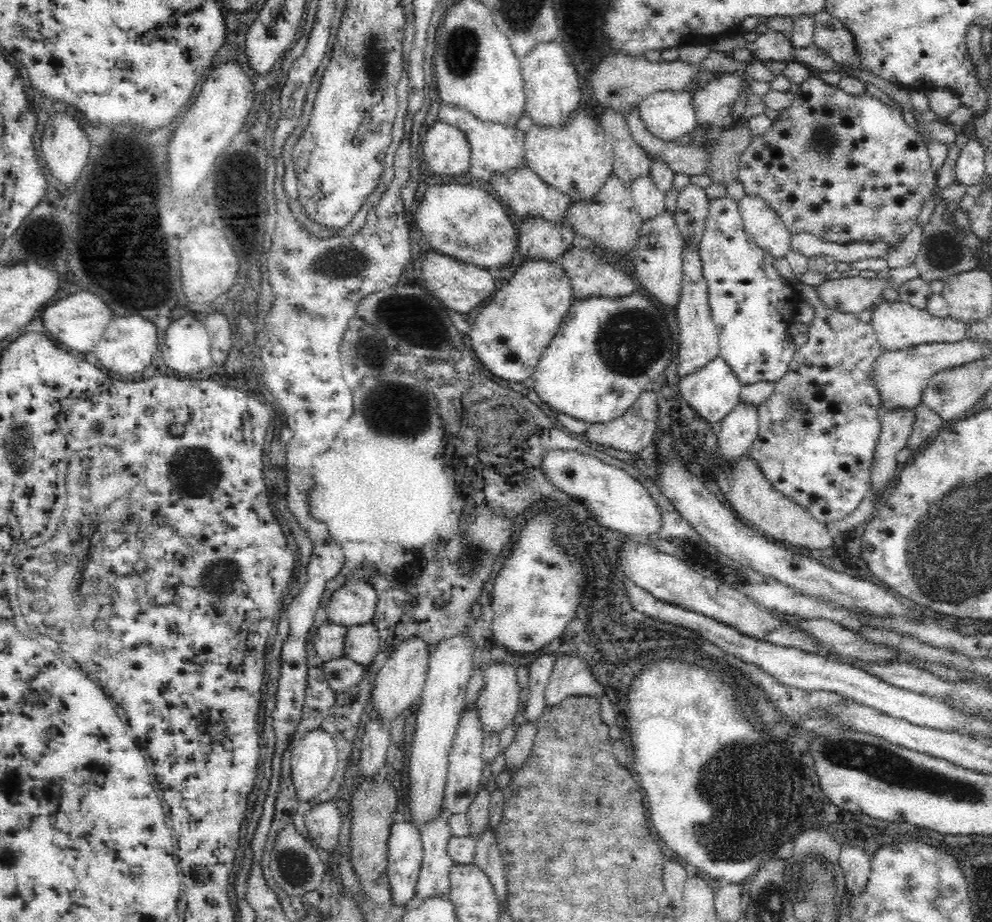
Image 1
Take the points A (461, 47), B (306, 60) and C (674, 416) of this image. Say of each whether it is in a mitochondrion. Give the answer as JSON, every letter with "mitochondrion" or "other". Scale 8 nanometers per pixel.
{"A":"mitochondrion","B":"other","C":"other"}

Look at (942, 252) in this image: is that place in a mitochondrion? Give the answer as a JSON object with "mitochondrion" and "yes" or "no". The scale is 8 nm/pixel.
{"mitochondrion":"yes"}

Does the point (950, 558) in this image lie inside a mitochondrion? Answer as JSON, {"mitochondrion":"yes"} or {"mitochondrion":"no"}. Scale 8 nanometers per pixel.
{"mitochondrion":"yes"}

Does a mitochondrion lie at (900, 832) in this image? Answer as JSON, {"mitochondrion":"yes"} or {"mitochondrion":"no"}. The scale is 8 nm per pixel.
{"mitochondrion":"no"}

